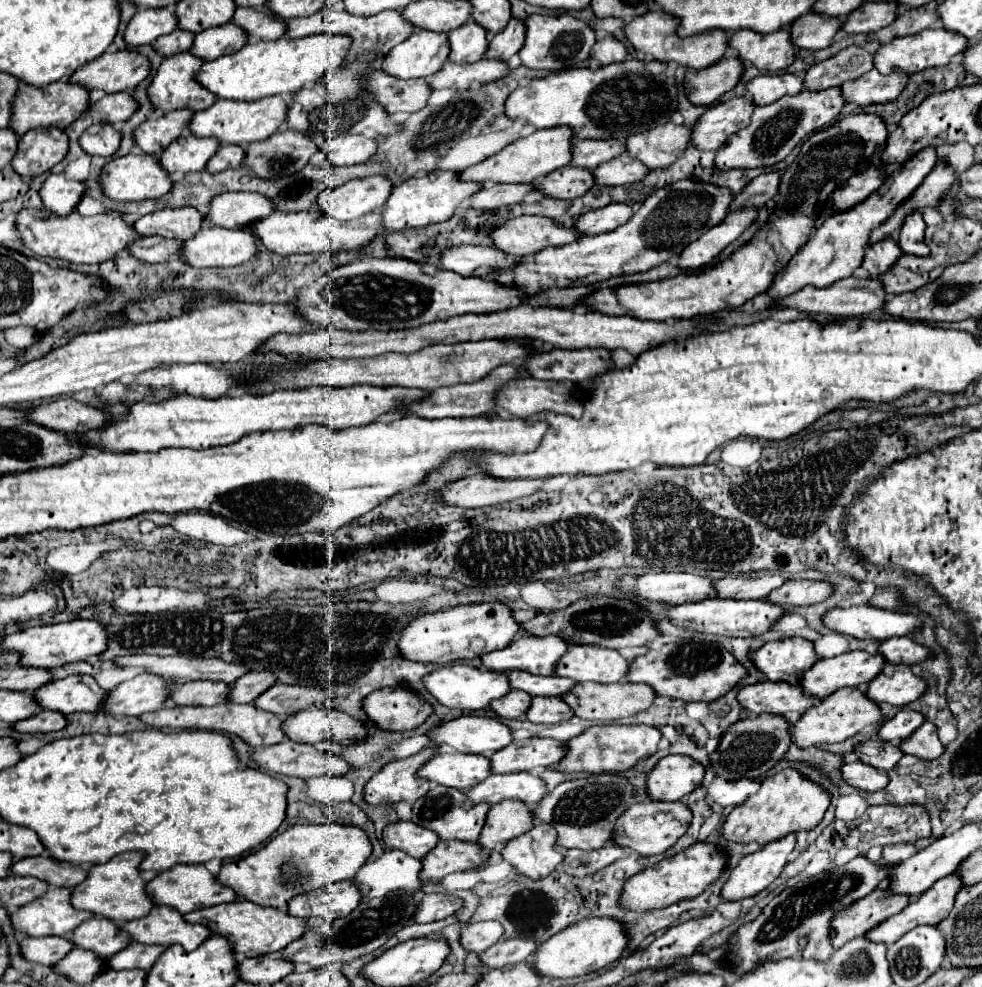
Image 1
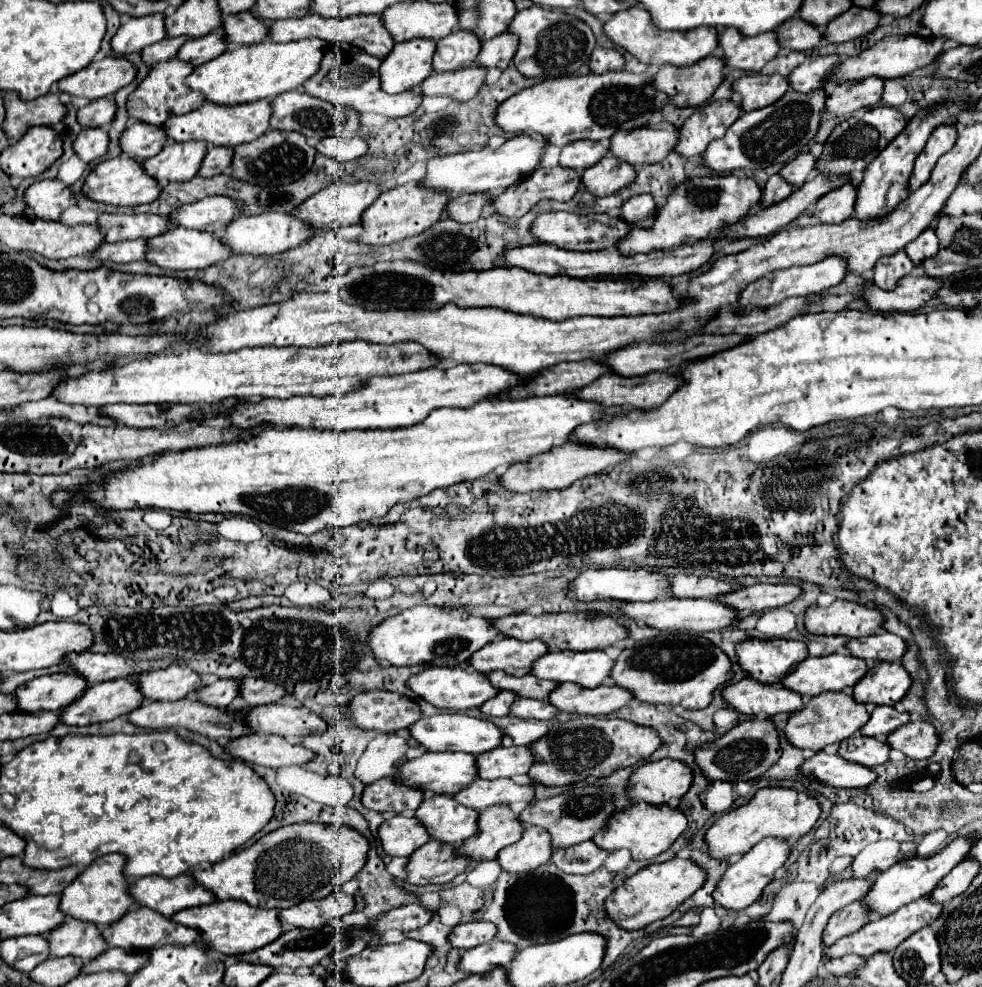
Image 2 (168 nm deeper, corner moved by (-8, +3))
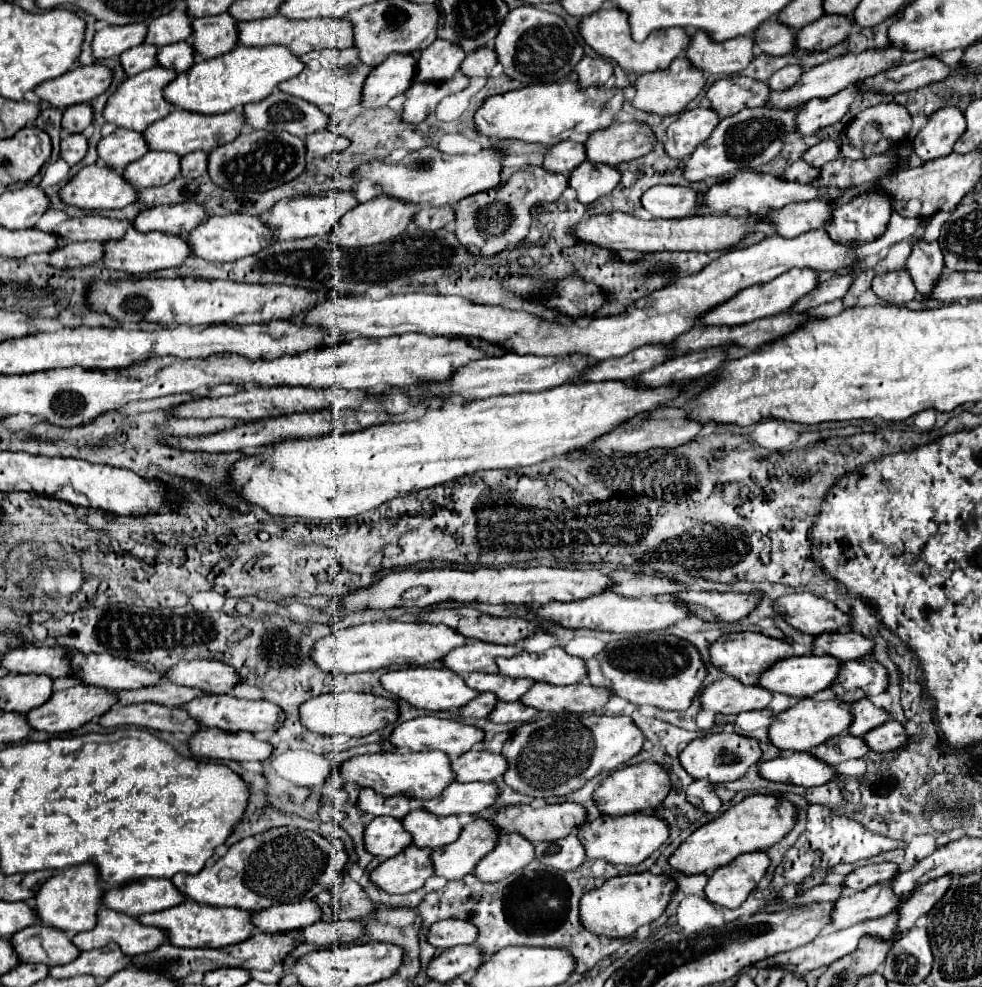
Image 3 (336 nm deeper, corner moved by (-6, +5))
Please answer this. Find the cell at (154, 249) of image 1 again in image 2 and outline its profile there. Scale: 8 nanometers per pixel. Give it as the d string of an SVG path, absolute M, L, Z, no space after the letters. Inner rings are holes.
M128 239L128 241L116 241L116 243L104 243L94 253L94 257L102 261L116 261L116 263L130 263L130 261L142 261L148 253L148 239Z

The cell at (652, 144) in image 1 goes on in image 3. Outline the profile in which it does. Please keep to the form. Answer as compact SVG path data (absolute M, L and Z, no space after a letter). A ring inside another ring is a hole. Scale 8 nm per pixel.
M638 121L612 123L602 131L590 133L584 147L590 163L606 163L616 167L624 161L646 155L646 151L654 147L654 133L648 125Z

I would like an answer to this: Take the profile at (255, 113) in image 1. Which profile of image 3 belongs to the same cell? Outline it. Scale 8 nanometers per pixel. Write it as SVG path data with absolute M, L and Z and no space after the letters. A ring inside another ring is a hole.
M172 111L164 119L158 119L156 123L152 123L142 133L142 137L150 151L172 151L184 157L186 153L192 153L192 151L210 153L214 147L234 141L244 129L246 129L246 123L240 111L228 111L226 115L186 115L186 111Z

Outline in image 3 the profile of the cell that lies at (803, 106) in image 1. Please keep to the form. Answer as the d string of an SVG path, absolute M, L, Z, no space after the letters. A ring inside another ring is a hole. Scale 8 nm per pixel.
M744 109L738 115L732 115L728 119L722 119L712 135L696 147L696 151L686 159L682 177L690 183L704 181L708 177L722 177L736 173L740 169L756 169L768 161L772 161L784 145L784 139L788 135L794 135L794 119L796 109L792 111L780 111L780 109Z

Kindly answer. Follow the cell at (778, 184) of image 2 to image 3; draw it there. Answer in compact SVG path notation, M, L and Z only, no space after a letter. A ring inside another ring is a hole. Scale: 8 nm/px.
M800 159L800 161L792 163L792 165L786 169L784 177L786 177L786 179L798 179L800 183L812 183L812 181L816 181L816 179L820 177L820 169L808 165L806 161Z

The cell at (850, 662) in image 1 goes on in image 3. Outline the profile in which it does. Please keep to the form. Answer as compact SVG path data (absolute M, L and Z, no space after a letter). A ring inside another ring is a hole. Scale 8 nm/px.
M802 655L786 657L768 667L760 677L758 685L790 697L814 697L814 693L828 689L838 675L840 661L832 655Z

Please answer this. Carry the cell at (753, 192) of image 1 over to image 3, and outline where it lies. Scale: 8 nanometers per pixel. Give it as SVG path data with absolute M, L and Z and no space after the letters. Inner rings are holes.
M820 141L818 145L814 145L812 149L808 149L802 159L806 163L810 163L812 167L822 167L824 163L836 159L840 153L840 143L838 141Z

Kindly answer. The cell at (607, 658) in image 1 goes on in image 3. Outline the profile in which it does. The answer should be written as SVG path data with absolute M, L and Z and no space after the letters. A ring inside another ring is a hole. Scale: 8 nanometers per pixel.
M550 647L542 653L498 657L496 665L506 677L524 677L550 685L574 685L586 677L584 661L568 655L560 647Z

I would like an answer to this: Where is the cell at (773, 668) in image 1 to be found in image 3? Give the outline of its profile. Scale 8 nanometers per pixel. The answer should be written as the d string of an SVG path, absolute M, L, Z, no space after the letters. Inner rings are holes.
M728 633L710 645L710 663L716 669L724 671L726 675L742 681L744 685L756 685L758 675L762 671L766 671L778 659L784 659L790 655L794 655L794 653L792 653L792 647L788 641L772 639L762 633Z

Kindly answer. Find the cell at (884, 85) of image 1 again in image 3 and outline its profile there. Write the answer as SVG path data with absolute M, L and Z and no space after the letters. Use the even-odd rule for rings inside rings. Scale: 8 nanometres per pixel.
M848 87L844 91L840 91L838 95L832 95L830 99L810 99L796 117L796 131L800 135L812 135L828 125L834 125L836 121L840 121L850 103L862 95L858 89Z

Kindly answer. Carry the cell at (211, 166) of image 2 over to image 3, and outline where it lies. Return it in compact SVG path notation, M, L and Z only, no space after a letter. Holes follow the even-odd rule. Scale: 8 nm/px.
M194 153L194 155L184 155L182 159L180 159L180 163L182 163L182 169L180 169L180 173L184 175L184 177L202 177L202 175L206 175L206 153Z

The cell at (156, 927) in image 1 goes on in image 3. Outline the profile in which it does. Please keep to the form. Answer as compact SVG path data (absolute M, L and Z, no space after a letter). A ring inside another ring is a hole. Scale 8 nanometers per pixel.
M100 907L96 913L96 927L92 931L86 933L76 933L72 937L72 943L80 949L80 951L90 951L90 949L102 949L108 943L116 943L124 955L140 955L142 951L152 951L154 947L158 947L158 943L166 943L166 935L162 935L162 931L158 931L158 927L146 927L140 925L134 917L128 917L124 913Z

